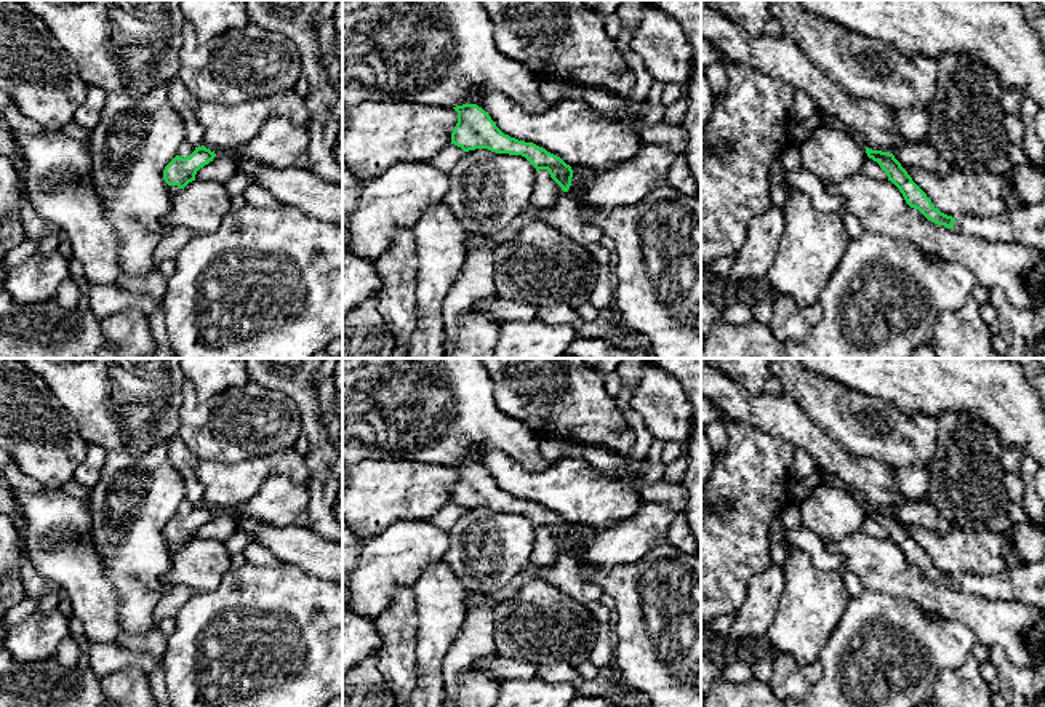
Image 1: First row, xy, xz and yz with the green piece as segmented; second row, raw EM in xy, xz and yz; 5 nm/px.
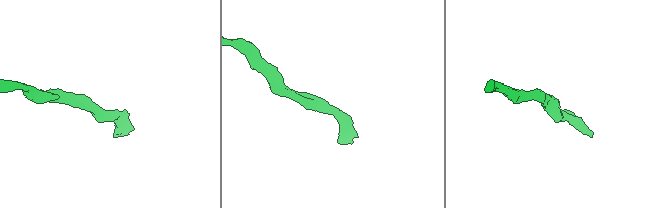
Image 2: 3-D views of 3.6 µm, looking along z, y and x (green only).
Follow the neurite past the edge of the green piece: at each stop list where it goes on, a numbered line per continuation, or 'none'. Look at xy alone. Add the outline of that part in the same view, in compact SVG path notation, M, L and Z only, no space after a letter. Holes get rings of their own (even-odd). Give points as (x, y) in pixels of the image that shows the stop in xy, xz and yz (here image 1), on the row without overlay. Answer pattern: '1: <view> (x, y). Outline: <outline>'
none

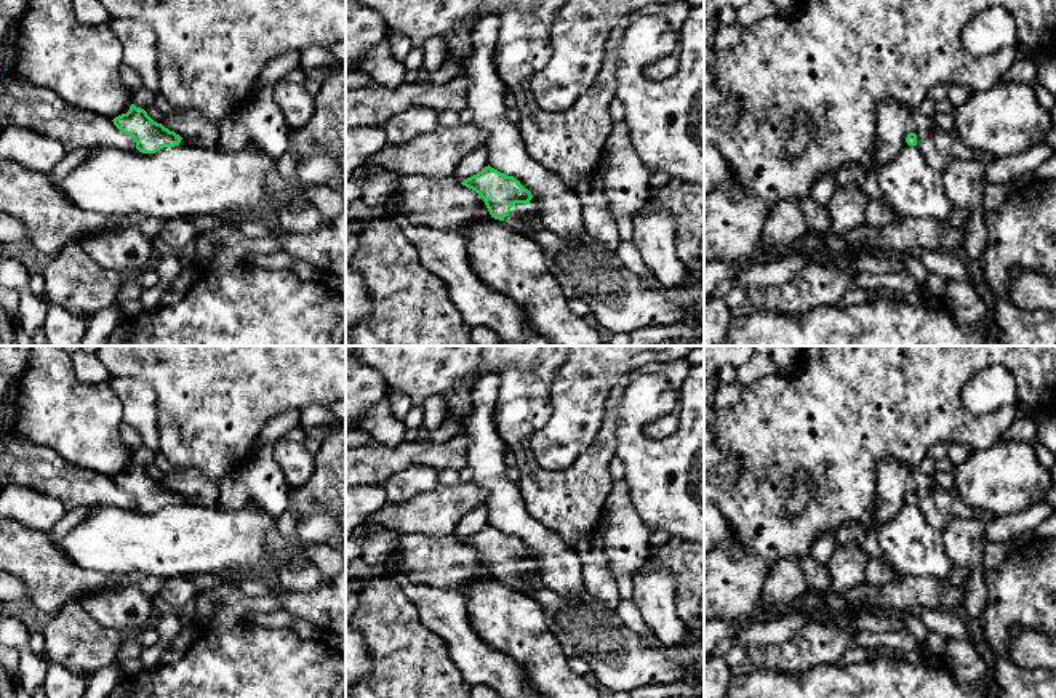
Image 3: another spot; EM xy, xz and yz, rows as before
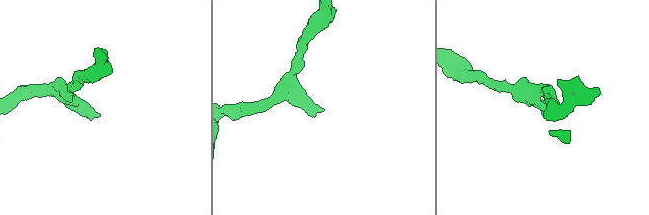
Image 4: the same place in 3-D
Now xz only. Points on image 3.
1: xz (620, 660). Outline: M515 562L502 581L541 604L547 628L566 658L584 660L590 668L589 677L606 693L696 682L696 668L651 648L643 636L624 624L618 608L611 608L590 591L573 596L554 592L541 583L534 562Z

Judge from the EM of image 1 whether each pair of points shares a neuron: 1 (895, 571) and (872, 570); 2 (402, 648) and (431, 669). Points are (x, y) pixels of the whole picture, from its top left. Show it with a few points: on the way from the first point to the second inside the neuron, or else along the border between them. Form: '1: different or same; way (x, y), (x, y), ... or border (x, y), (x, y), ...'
1: same; way (890, 571), (877, 570)
2: different; border (416, 619), (416, 685), (413, 690)

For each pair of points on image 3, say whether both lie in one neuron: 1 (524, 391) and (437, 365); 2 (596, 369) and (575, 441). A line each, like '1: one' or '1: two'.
1: two
2: one

